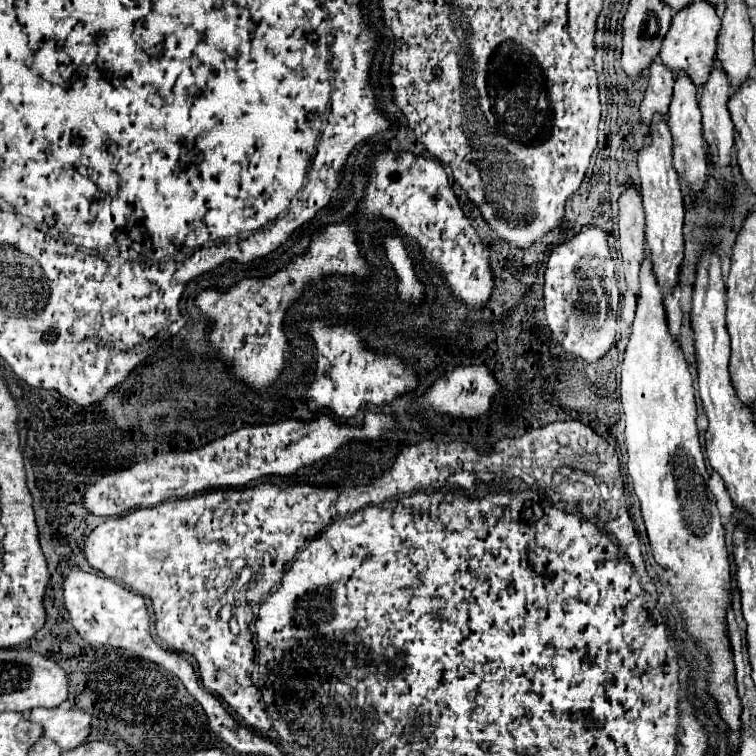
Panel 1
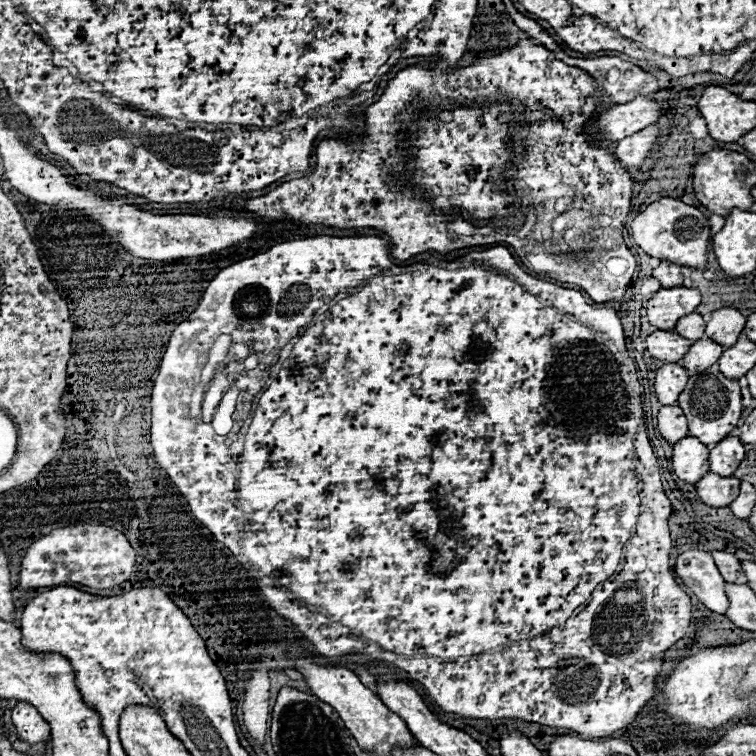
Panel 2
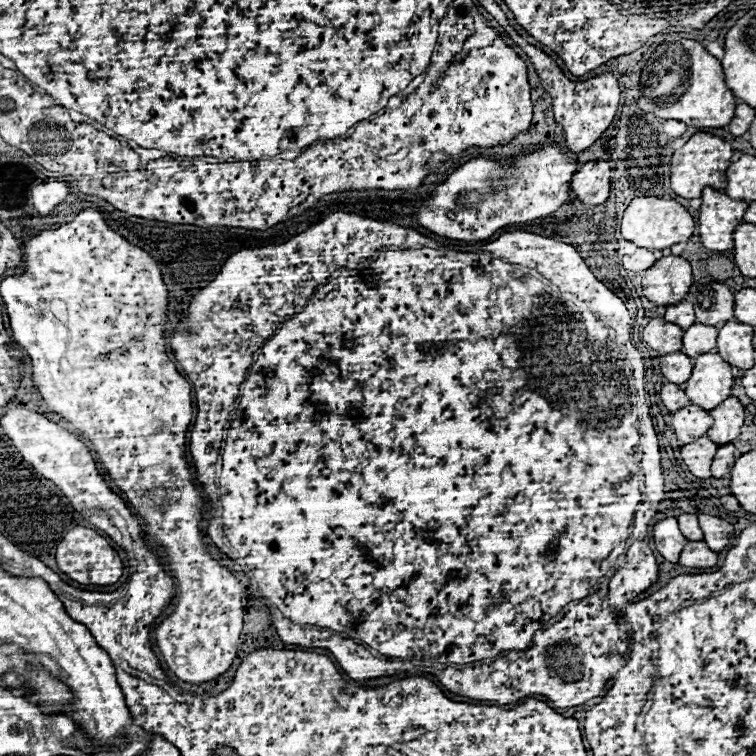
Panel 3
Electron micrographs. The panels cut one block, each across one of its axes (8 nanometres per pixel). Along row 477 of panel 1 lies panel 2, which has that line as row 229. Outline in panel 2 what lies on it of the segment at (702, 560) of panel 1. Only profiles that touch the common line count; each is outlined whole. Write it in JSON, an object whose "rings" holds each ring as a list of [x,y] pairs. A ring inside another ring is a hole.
{"rings":[[[664,196],[652,202],[644,212],[640,212],[632,220],[630,234],[636,240],[636,244],[654,258],[670,260],[678,266],[690,266],[690,268],[706,266],[706,248],[710,240],[708,218],[698,208],[688,206],[678,198]]]}

